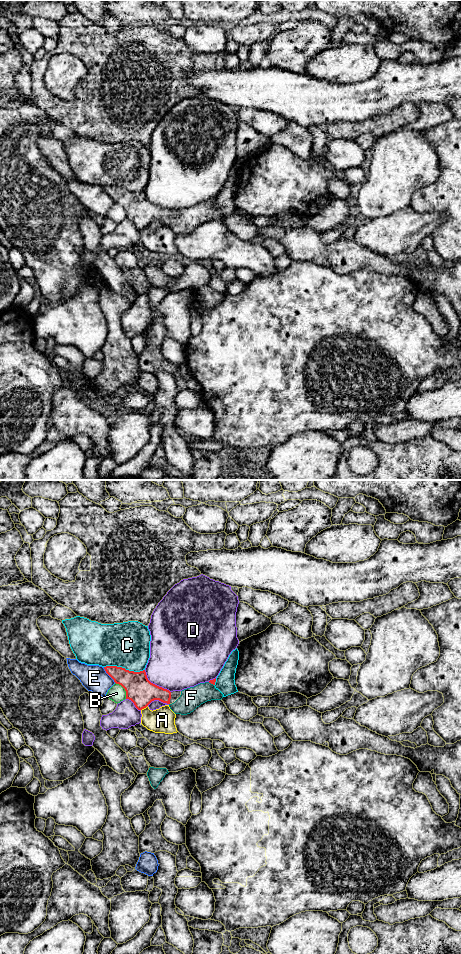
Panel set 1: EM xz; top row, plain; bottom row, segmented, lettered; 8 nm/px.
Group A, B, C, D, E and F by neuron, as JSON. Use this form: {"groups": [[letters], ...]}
{"groups": [["A", "B"], ["C"], ["D"], ["E"], ["F"]]}

